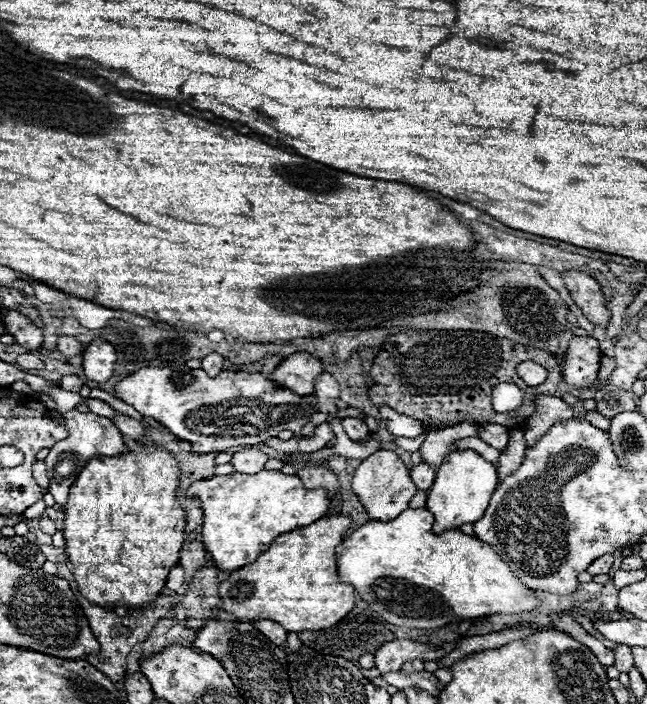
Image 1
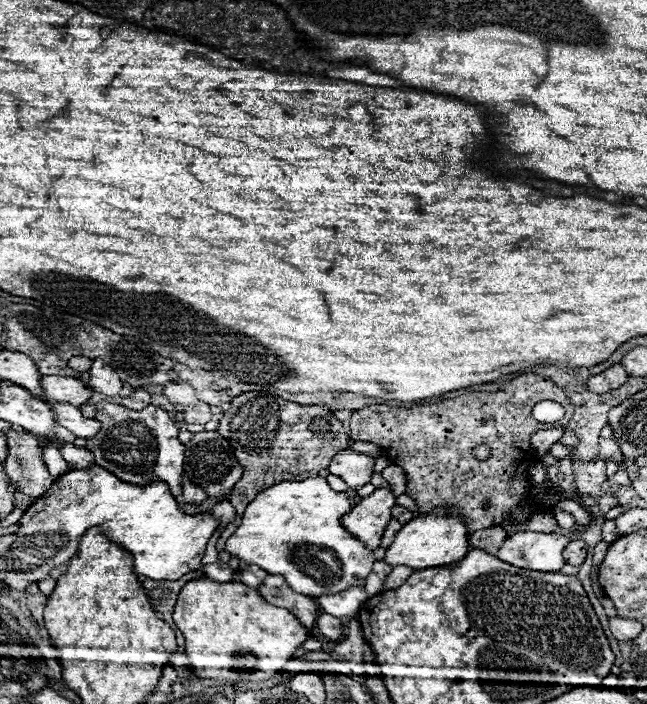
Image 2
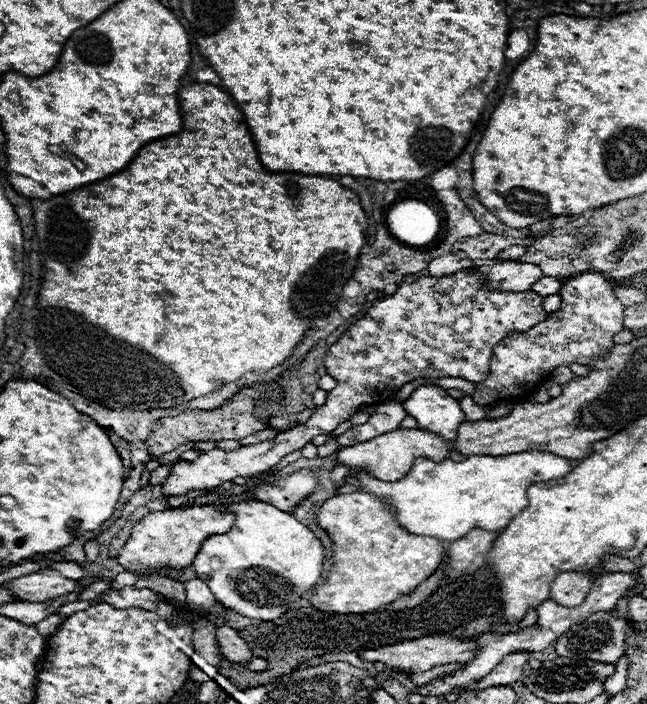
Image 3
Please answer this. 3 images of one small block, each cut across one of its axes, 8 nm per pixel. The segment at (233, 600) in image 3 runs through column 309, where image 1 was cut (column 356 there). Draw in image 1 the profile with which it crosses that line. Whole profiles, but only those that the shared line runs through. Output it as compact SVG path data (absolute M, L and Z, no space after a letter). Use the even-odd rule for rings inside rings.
M408 508L390 522L366 522L358 526L346 540L342 540L342 544L336 546L338 578L352 584L358 596L364 598L386 622L404 628L434 630L450 624L456 616L470 620L494 614L520 614L540 606L536 592L526 588L488 544L474 536L466 536L460 530L434 534L432 520L434 518L426 508Z

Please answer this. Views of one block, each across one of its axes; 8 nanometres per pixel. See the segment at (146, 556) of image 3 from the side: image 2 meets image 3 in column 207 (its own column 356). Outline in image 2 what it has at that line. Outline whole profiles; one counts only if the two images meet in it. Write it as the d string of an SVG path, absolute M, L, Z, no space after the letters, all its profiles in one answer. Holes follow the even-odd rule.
M376 488L368 498L362 498L348 514L344 514L340 524L354 534L354 538L364 540L368 550L374 550L380 546L380 538L392 518L394 504L396 496L390 488Z

